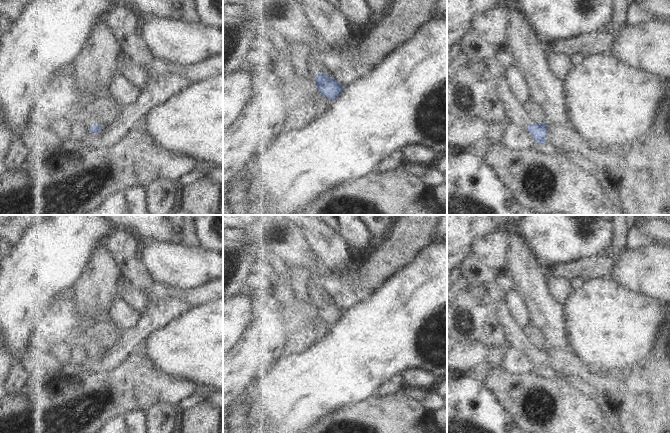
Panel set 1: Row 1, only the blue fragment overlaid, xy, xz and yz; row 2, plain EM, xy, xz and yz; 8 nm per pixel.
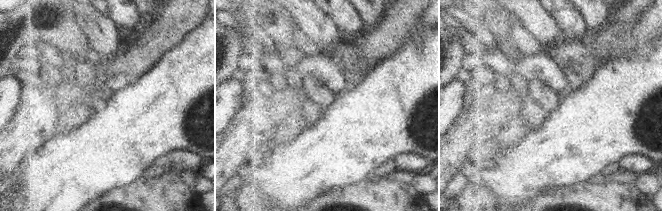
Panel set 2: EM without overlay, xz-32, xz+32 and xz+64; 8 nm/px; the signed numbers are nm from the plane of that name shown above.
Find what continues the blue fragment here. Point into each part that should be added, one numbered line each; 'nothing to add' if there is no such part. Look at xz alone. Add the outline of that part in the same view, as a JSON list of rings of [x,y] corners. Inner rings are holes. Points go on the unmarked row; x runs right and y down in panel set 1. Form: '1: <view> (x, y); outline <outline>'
1: xz (314, 291); outline [[[309,282],[307,288],[308,288],[307,299],[309,300],[309,302],[316,304],[318,297],[323,297],[329,300],[327,292],[320,286],[316,285],[314,282]]]

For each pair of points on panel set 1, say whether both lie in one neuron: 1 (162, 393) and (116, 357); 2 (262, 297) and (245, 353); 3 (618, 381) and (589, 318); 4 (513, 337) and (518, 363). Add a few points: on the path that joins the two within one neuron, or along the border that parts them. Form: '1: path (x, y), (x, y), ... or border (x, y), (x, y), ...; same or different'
1: border (138, 349), (133, 351), (115, 368), (102, 372); different
2: path (262, 311), (262, 336), (259, 339); same
3: border (636, 363), (631, 365), (624, 373), (613, 374); different
4: border (511, 345), (524, 352), (534, 362); different

